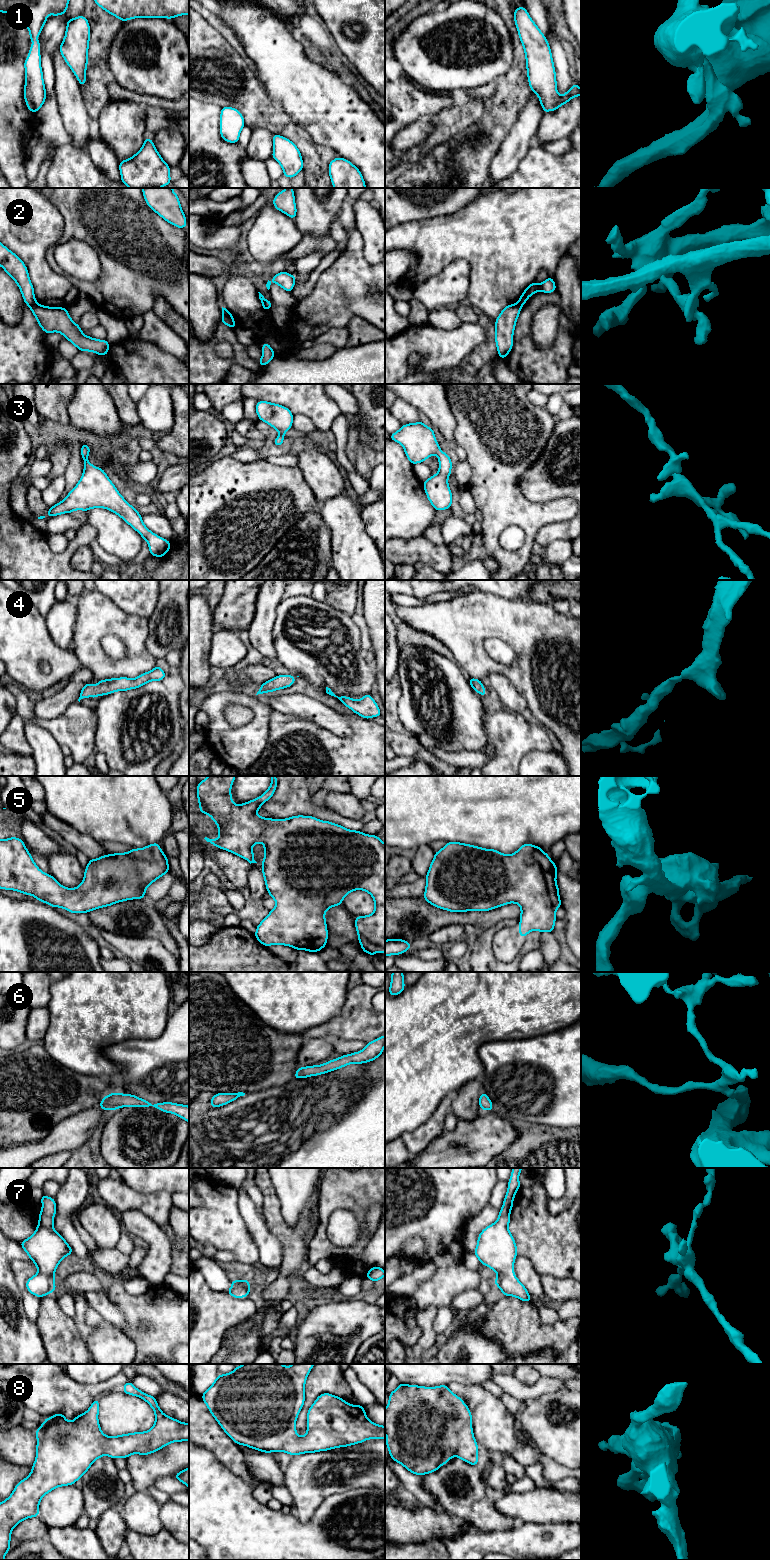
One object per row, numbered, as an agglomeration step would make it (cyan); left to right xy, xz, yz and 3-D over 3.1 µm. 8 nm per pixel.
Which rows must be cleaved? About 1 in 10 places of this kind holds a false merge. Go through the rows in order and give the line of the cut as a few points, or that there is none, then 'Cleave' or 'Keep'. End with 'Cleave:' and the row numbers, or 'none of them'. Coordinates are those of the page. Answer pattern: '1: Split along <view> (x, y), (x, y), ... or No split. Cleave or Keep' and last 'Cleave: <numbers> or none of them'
1: No split. Keep
2: Split along xz (223, 315), (229, 316), (232, 319). Cleave
3: No split. Keep
4: No split. Keep
5: No split. Keep
6: No split. Keep
7: No split. Keep
8: No split. Keep
Cleave: 2

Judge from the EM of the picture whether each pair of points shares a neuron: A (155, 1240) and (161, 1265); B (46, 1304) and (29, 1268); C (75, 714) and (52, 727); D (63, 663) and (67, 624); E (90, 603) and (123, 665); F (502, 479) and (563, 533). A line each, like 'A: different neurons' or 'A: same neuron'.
A: same neuron
B: different neurons
C: same neuron
D: different neurons
E: same neuron
F: different neurons

